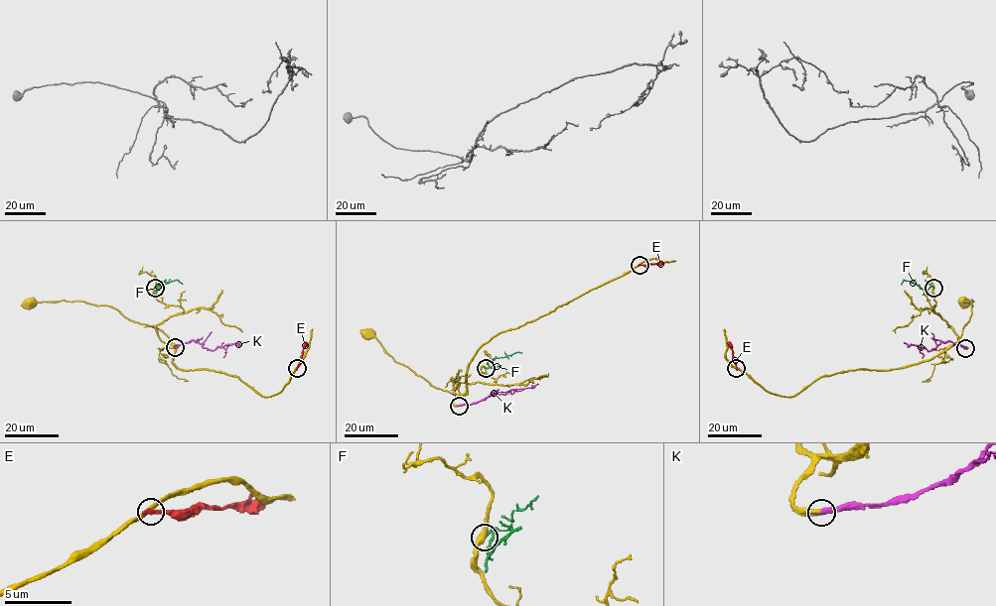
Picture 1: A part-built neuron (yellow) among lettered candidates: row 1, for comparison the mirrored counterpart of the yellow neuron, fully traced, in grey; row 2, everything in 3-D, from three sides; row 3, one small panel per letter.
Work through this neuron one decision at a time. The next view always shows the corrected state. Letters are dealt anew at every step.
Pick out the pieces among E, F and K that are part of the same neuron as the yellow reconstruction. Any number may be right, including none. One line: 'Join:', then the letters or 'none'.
Join: K

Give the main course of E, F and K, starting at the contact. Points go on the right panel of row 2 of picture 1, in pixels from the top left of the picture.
E: (736, 368), (729, 341)
F: (933, 288), (924, 291), (903, 280), (901, 285)
K: (965, 348), (945, 341), (927, 351), (904, 342)

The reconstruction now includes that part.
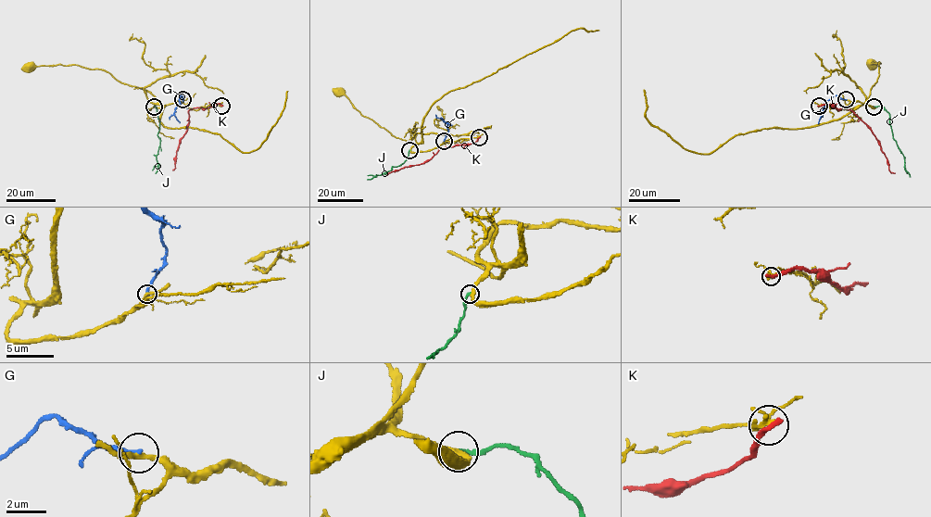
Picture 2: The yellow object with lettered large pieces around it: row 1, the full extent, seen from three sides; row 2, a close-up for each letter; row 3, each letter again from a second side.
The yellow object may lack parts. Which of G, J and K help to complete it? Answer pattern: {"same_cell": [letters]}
{"same_cell": []}

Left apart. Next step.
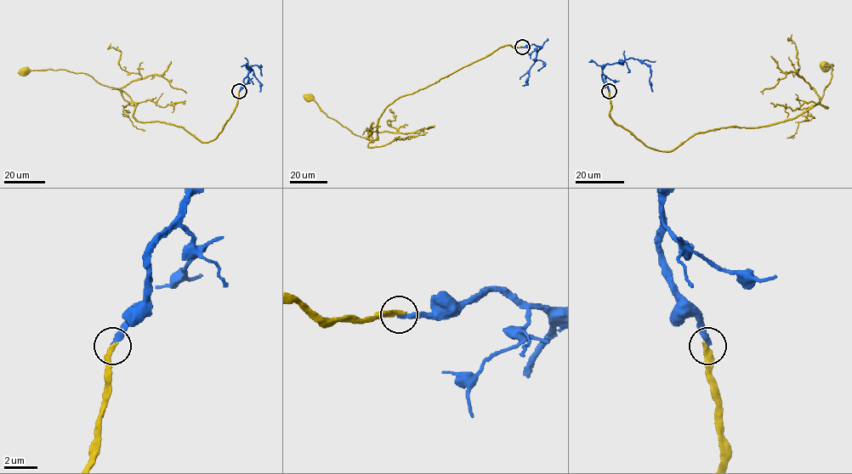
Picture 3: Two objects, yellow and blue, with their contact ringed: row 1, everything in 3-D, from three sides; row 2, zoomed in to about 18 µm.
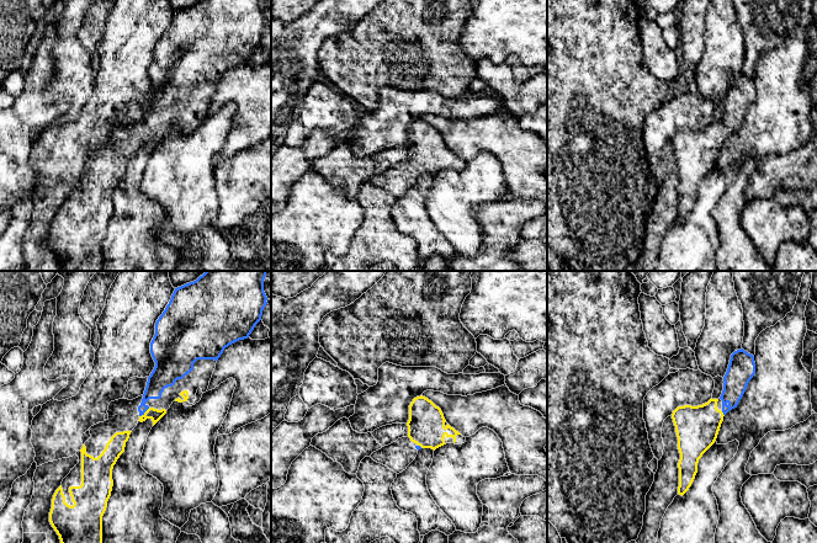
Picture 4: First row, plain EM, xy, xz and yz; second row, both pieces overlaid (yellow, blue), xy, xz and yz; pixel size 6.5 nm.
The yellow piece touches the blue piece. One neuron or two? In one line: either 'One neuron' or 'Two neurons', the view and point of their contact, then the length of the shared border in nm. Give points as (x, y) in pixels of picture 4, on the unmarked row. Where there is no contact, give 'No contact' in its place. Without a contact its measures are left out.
One neuron. Touches yellow at xy (146, 136). Shared border 90 nm

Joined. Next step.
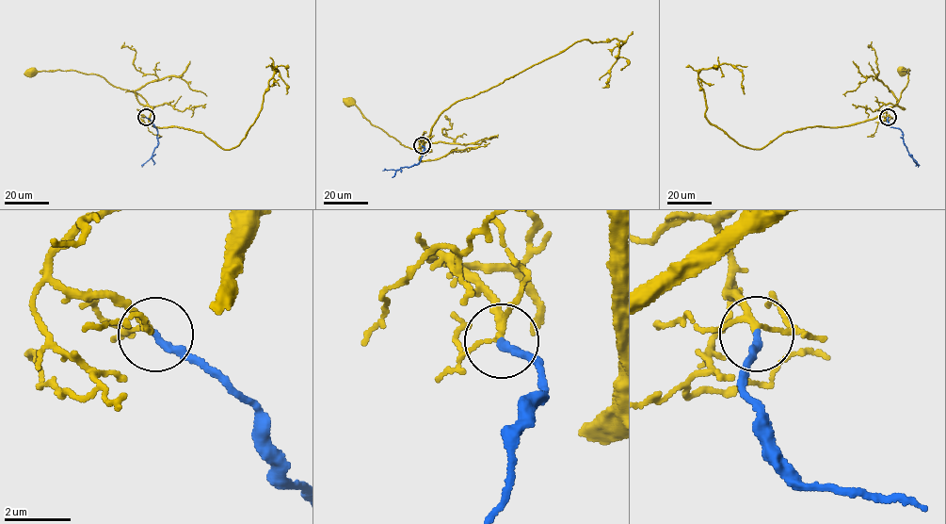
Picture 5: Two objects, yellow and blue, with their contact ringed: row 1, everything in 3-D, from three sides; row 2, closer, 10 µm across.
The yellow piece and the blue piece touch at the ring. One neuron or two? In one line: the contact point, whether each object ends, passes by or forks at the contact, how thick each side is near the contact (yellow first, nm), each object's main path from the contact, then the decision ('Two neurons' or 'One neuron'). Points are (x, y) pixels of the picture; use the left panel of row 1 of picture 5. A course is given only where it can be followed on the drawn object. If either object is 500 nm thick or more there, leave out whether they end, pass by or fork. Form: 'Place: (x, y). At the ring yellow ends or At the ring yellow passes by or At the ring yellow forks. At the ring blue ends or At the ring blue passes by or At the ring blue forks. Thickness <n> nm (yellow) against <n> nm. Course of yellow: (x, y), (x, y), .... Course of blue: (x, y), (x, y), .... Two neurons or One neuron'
Place: (146, 117). At the ring yellow forks. At the ring blue ends. Thickness 120 nm (yellow) against 240 nm. Course of yellow: (145, 117), (138, 111), (147, 104), (140, 96), (115, 87), (96, 74), (75, 70), (30, 72). Course of blue: (146, 117), (156, 127), (158, 143), (152, 156), (142, 167). One neuron

